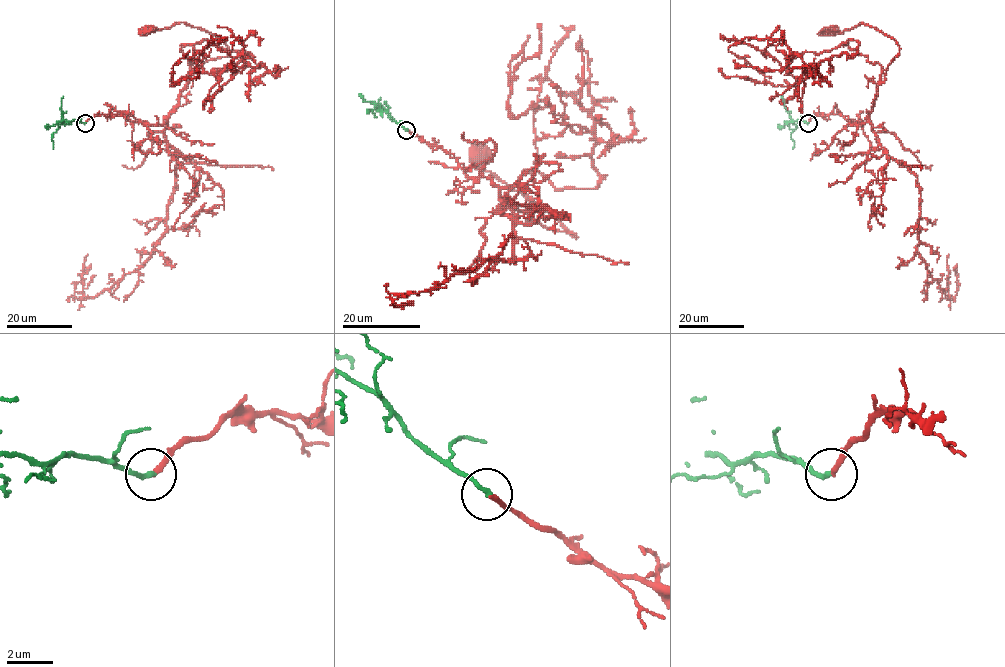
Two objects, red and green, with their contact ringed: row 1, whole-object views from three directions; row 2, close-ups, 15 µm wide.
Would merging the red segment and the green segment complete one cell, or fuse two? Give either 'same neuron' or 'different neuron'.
same neuron

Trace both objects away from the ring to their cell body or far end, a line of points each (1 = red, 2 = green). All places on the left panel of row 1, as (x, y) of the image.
1: (85, 123), (125, 113), (163, 124), (188, 73), (229, 54), (220, 38), (183, 23), (147, 27)
2: (85, 123), (62, 120), (52, 134), (52, 149)

